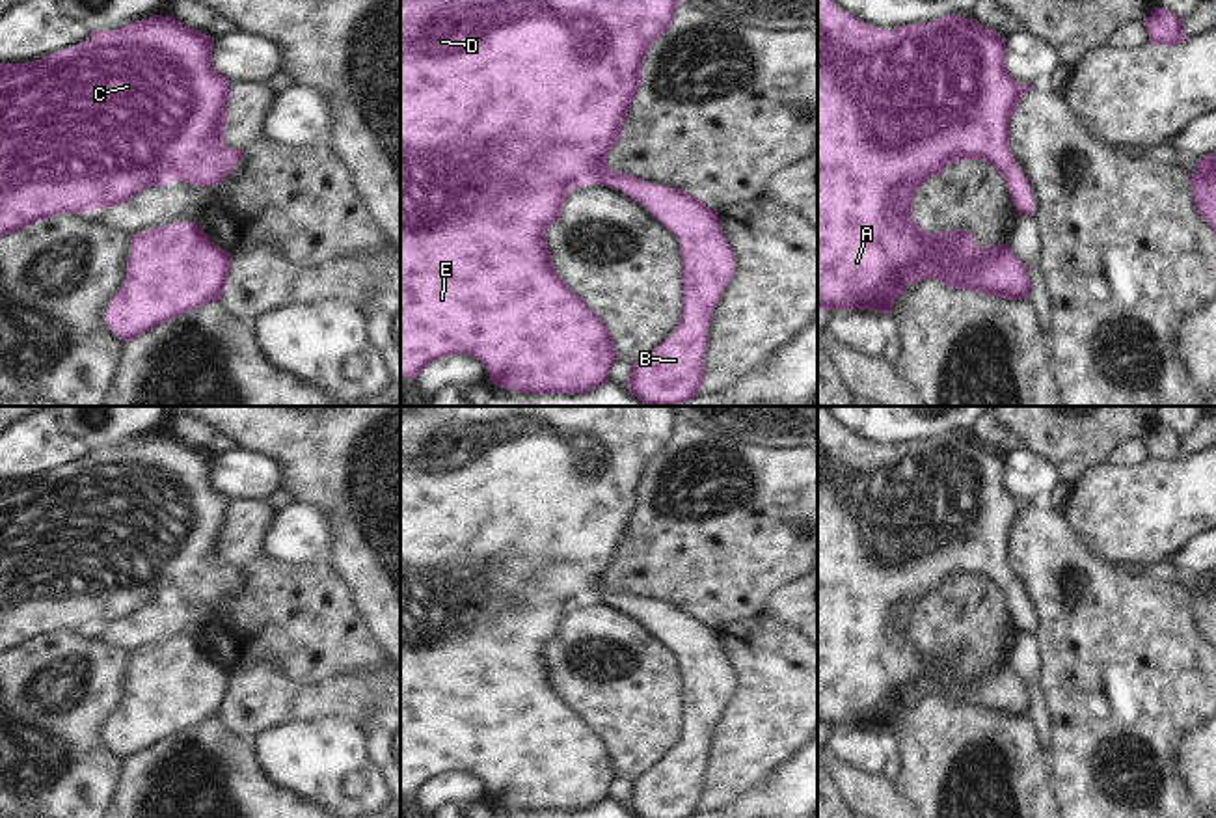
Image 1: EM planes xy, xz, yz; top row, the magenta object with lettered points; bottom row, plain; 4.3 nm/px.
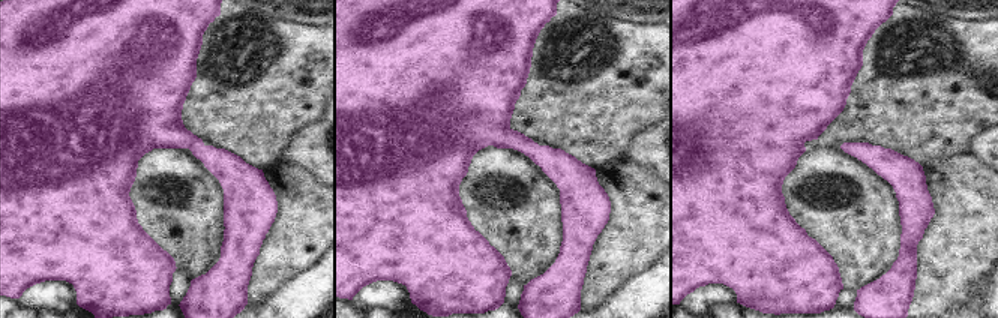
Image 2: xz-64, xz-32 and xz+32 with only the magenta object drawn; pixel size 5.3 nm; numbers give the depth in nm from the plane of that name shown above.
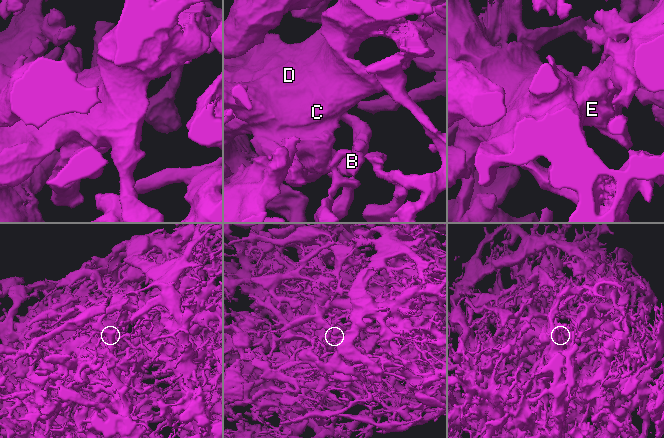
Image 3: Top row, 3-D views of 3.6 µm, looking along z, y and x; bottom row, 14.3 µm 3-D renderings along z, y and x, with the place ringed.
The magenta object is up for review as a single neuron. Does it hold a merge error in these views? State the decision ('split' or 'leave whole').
leave whole

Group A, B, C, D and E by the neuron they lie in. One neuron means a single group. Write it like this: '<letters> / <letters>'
A B C D E

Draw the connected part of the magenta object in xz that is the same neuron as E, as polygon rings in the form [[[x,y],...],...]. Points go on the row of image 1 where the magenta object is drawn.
[[[400,0],[400,376],[417,378],[430,363],[445,356],[469,354],[482,360],[493,386],[518,393],[587,393],[609,382],[618,360],[607,324],[577,296],[555,270],[547,248],[547,229],[561,218],[572,190],[585,184],[620,188],[642,203],[680,239],[683,259],[683,313],[674,334],[648,356],[631,363],[629,391],[648,406],[674,406],[698,395],[706,376],[706,350],[715,304],[736,276],[736,255],[721,227],[721,216],[680,188],[648,184],[631,173],[615,171],[607,155],[622,129],[641,86],[641,69],[654,41],[676,22],[682,0]]]

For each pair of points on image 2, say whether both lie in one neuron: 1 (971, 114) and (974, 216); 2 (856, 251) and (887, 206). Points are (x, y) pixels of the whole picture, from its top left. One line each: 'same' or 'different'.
1: different
2: same

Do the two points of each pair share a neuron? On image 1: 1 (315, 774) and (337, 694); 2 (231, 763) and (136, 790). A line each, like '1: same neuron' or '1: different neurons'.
1: different neurons
2: same neuron

